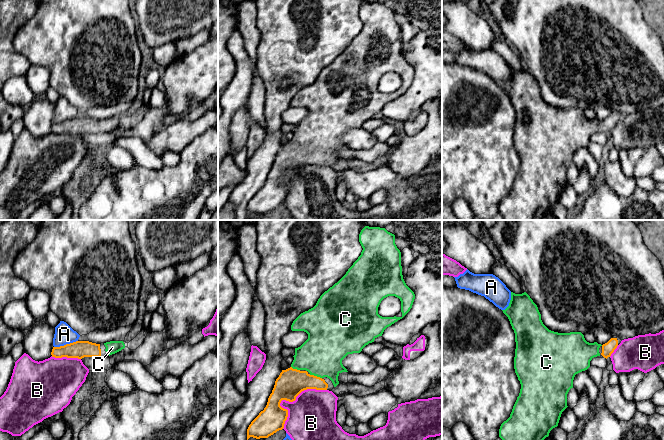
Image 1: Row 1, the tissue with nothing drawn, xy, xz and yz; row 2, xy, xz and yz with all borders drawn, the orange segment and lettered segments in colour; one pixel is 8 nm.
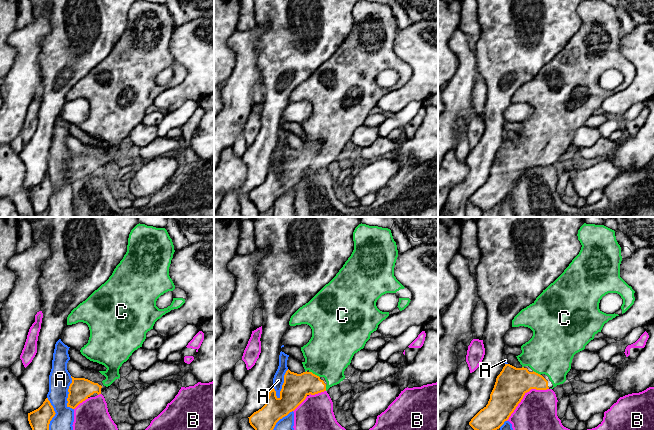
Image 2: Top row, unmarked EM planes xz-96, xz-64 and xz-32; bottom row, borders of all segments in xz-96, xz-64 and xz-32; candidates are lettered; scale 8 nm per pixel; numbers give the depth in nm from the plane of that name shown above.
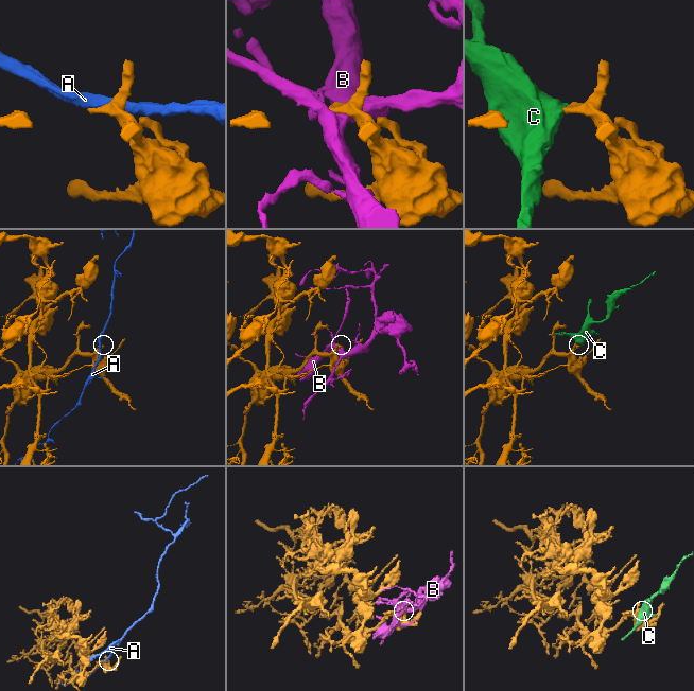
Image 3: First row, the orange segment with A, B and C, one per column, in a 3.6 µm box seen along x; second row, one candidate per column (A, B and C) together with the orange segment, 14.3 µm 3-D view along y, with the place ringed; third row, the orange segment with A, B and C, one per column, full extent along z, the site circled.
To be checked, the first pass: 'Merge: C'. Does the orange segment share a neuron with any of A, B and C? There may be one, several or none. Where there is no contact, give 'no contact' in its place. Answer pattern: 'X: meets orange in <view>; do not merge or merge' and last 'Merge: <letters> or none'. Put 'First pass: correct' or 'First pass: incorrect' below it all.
A: meets orange in xy; do not merge
B: meets orange in xz; do not merge
C: meets orange in xz; merge
Merge: C
First pass: correct

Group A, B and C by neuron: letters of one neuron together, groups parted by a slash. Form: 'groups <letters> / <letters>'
groups A / B / C

